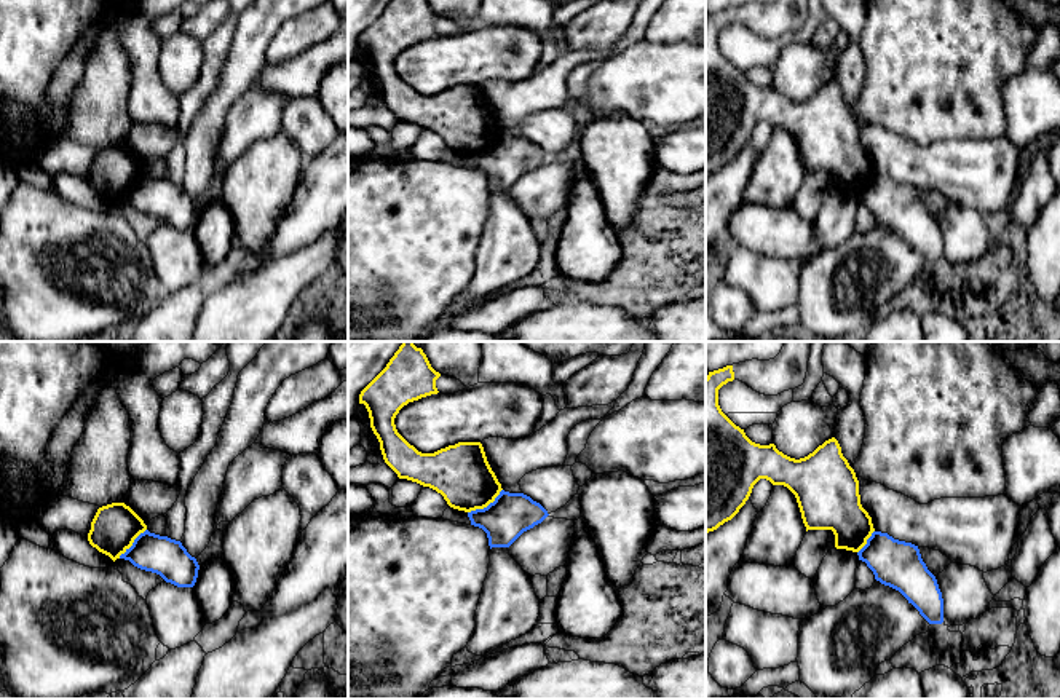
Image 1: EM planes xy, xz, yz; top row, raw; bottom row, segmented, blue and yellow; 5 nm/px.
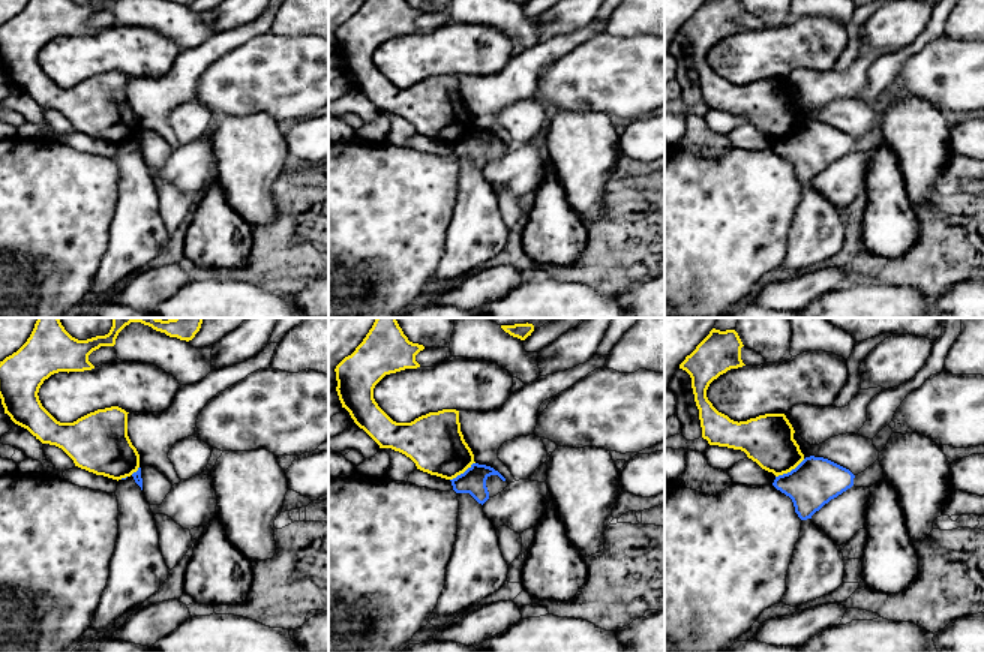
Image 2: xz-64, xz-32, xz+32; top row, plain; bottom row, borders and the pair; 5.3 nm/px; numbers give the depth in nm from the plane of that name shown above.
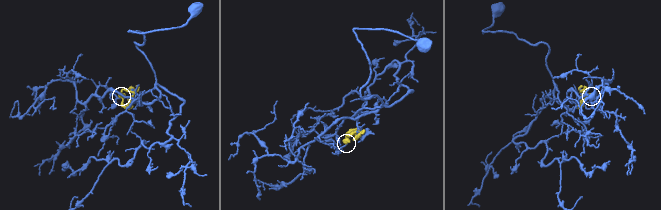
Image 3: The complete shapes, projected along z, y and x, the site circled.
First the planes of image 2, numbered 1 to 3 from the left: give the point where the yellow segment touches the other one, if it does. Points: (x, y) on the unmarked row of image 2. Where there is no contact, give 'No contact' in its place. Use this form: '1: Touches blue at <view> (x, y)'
1: Touches blue at xz-64 (137, 135)
2: Touches blue at xz-32 (464, 137)
3: Touches blue at xz+32 (791, 135)

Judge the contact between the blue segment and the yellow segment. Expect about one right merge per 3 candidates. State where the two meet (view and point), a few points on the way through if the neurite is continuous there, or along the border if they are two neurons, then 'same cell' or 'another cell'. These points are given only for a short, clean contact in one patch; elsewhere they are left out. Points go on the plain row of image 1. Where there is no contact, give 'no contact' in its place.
meets blue in xz at (487, 149); border along xz (502, 131), (486, 149), (468, 155); another cell

